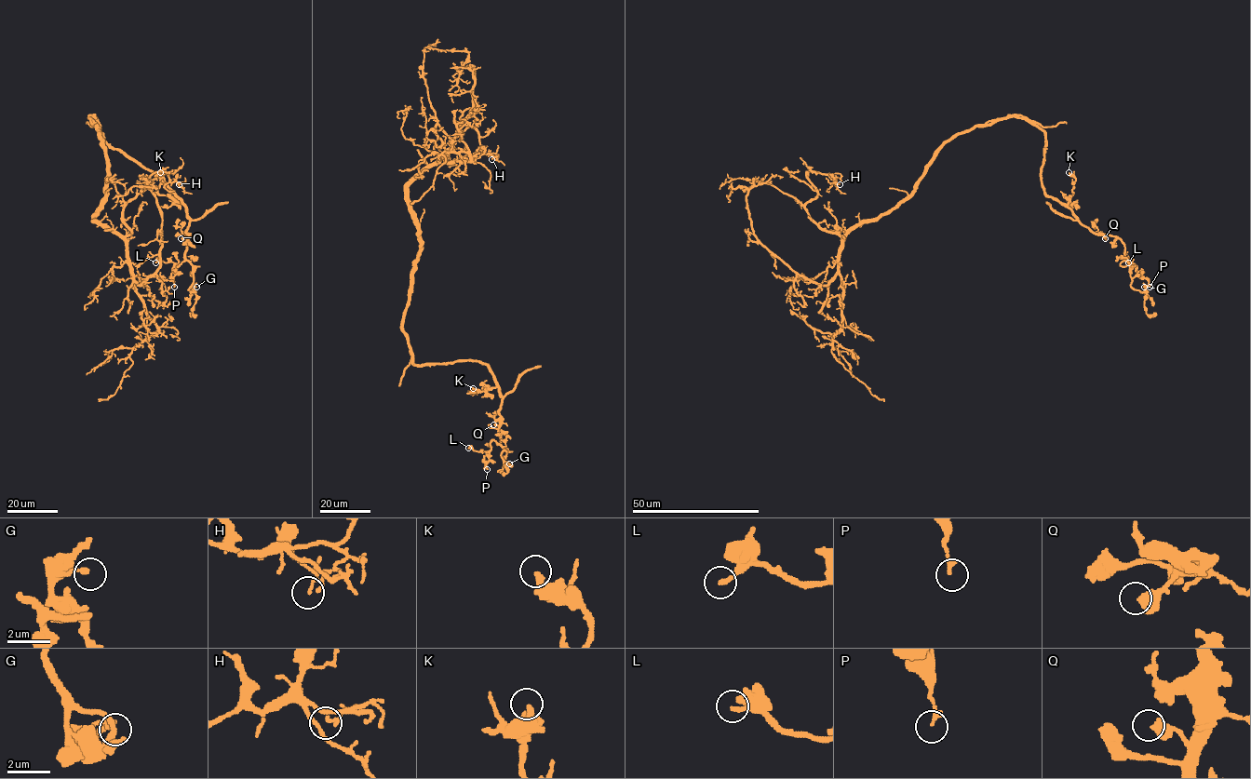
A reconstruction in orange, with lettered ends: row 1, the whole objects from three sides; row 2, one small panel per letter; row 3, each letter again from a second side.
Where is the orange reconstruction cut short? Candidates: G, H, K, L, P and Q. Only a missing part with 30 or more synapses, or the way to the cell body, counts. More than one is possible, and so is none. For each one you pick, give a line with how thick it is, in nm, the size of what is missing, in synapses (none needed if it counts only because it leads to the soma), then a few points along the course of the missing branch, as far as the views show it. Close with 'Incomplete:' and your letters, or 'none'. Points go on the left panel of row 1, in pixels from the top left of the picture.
Incomplete: none

